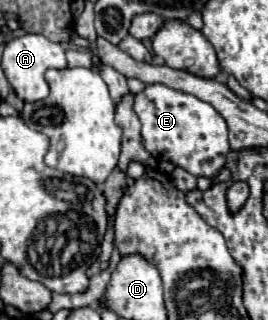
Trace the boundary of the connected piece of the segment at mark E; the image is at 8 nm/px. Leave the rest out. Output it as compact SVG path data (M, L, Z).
M147 84L135 94L133 110L141 120L141 138L145 150L157 160L171 162L195 178L215 178L231 152L227 140L227 124L223 116L207 102L173 90L165 84Z

